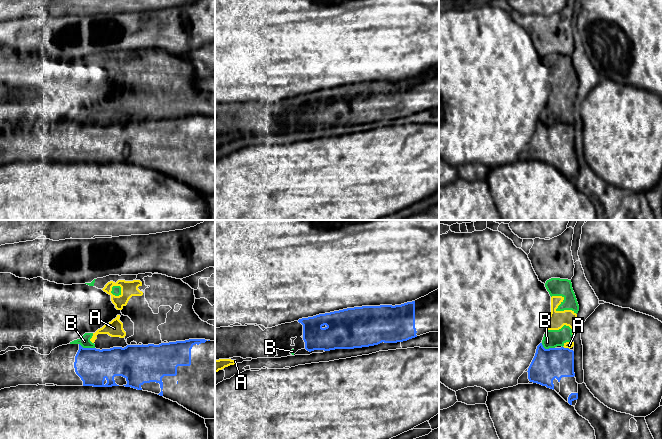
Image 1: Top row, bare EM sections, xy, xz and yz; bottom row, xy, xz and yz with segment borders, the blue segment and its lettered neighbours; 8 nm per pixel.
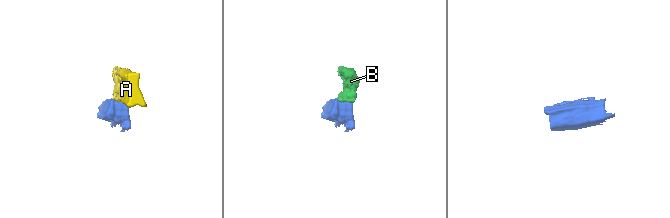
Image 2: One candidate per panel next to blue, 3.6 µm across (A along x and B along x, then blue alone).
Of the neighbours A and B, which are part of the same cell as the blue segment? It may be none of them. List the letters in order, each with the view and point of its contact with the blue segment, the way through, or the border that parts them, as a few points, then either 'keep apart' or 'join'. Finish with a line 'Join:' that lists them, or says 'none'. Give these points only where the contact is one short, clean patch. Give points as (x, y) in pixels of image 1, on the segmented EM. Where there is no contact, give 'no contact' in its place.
A: contact yz (566, 348); keep apart
B: contact xy (87, 348); border xy (79, 343), (83, 347), (94, 348); keep apart
Join: none

